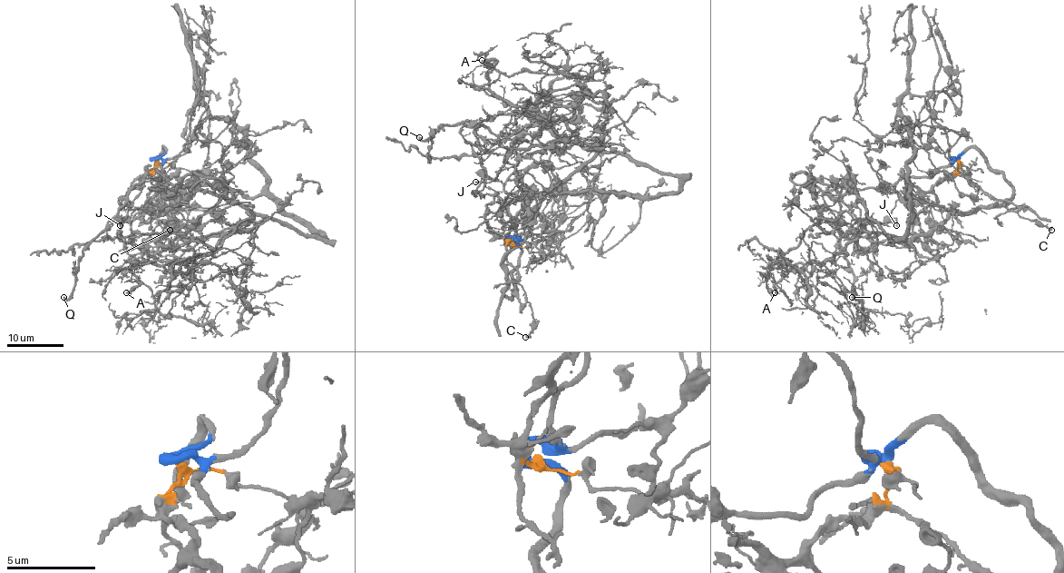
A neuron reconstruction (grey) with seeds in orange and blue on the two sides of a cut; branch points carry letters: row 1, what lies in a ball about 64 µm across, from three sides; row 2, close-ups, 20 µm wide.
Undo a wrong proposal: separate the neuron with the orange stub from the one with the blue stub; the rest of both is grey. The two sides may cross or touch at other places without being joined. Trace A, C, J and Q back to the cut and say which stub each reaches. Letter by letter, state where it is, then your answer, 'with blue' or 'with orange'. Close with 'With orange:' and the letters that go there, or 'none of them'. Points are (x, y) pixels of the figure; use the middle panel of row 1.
A: place (482, 60); with blue
C: place (525, 337); with orange
J: place (475, 182); with blue
Q: place (419, 137); with orange
With orange: C, Q

